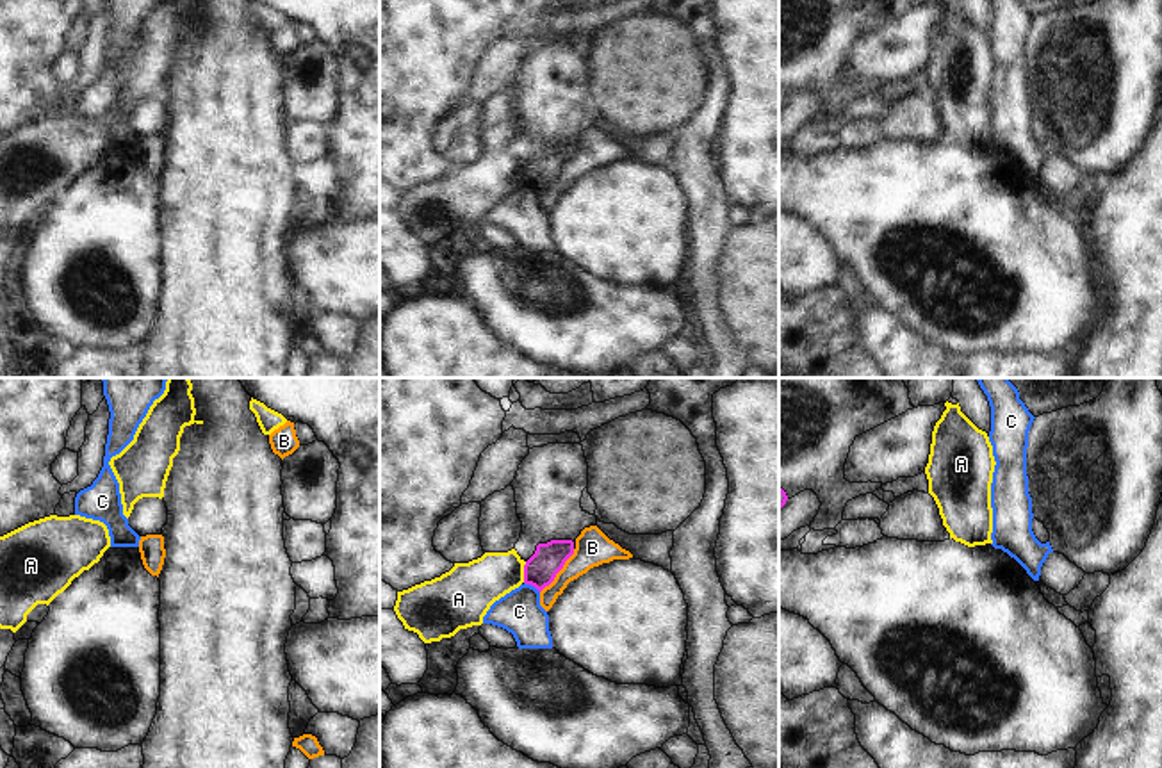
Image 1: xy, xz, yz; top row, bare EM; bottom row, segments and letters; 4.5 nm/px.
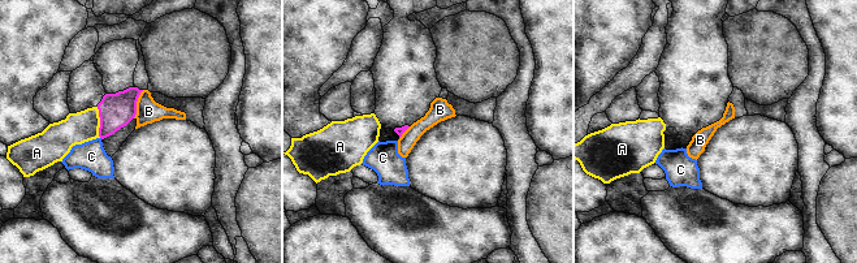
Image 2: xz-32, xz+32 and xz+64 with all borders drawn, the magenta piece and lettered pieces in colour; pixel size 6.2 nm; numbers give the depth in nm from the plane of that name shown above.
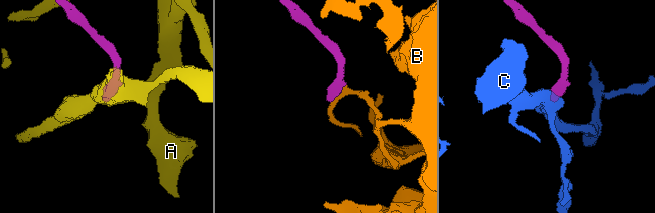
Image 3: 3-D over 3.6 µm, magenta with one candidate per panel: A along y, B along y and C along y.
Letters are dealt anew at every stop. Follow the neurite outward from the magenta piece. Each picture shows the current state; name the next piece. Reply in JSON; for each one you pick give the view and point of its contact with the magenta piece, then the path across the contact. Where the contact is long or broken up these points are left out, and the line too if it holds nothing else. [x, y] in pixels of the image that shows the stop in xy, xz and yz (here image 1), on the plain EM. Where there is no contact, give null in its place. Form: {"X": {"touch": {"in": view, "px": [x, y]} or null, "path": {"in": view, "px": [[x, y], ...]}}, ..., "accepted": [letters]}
{"accepted": []}

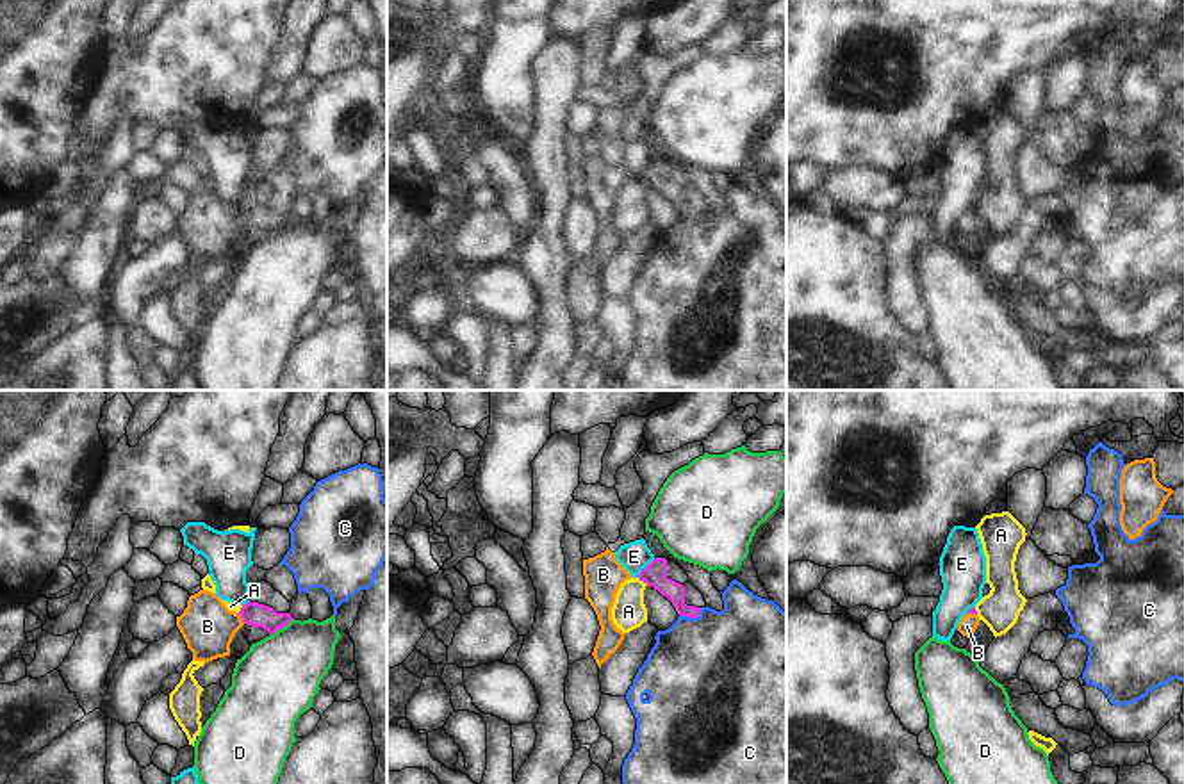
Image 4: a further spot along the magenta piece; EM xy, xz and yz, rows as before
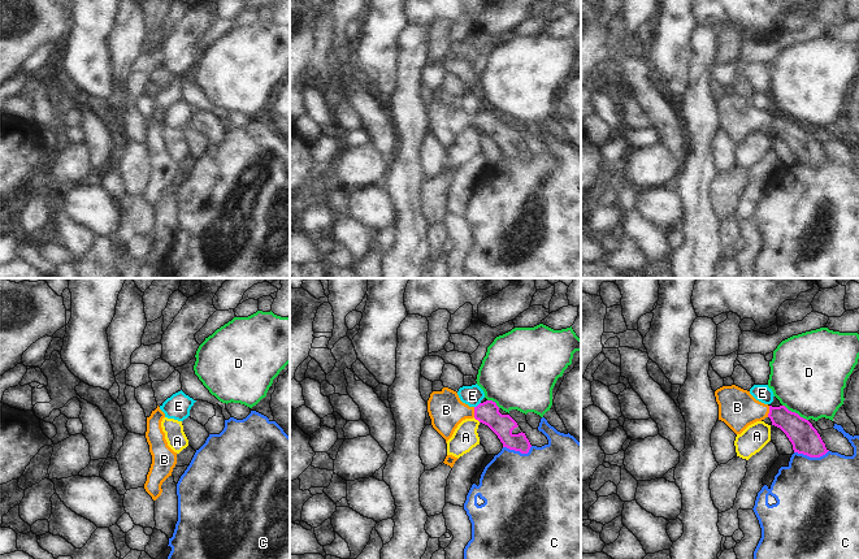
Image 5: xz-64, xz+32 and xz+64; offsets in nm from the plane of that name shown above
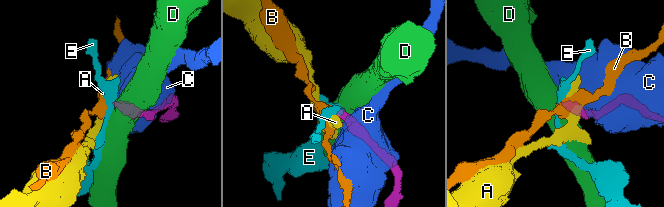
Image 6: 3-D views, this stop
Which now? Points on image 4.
{"B": {"touch": {"in": "xy", "px": [241, 218]}, "path": {"in": "xy", "px": [[257, 216], [241, 218], [220, 227], [207, 227]]}}, "accepted": ["B"]}

